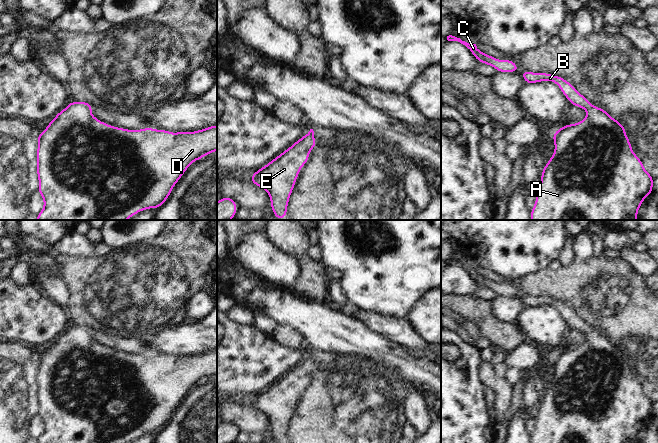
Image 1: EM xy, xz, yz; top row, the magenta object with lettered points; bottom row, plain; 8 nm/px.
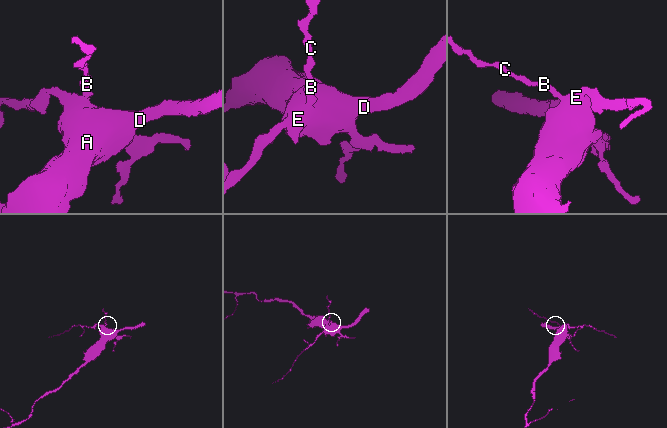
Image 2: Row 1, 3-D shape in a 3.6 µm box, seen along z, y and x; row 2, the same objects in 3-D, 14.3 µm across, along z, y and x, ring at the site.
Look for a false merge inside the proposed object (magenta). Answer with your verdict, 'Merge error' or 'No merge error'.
No merge error

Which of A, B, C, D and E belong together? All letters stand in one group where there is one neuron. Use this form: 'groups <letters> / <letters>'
groups A B C D E

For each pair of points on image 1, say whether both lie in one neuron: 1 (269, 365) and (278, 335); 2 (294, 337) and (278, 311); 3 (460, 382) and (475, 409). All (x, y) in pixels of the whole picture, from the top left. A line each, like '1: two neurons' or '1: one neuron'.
1: two neurons
2: two neurons
3: one neuron

